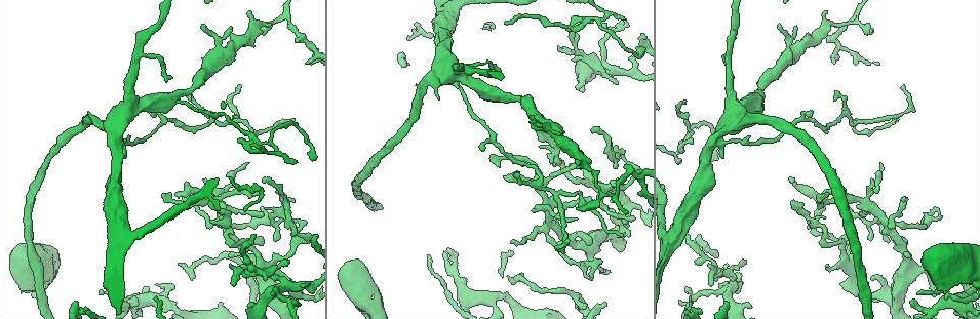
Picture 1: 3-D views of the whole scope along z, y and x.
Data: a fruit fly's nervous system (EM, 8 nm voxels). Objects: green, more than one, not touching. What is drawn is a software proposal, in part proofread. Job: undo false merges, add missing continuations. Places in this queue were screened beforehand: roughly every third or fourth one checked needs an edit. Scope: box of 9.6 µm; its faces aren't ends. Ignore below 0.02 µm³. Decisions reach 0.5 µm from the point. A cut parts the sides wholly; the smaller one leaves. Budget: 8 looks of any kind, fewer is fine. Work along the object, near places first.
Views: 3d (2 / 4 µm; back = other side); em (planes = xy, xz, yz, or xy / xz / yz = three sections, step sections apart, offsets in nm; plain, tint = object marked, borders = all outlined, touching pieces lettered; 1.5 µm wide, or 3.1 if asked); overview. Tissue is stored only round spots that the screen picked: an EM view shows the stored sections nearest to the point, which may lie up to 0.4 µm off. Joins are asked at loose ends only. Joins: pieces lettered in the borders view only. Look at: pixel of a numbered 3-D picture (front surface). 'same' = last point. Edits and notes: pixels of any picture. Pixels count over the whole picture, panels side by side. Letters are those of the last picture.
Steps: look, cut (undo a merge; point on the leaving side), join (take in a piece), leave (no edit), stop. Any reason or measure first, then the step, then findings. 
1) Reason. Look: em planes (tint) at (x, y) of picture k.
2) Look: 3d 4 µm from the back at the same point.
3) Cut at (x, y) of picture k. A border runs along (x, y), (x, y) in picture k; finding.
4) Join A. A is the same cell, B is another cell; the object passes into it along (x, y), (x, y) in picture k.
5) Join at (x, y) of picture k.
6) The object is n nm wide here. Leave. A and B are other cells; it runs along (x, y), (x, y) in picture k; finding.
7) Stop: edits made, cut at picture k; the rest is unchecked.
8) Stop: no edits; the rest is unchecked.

Free end. Look: 3d 4 µm at (294, 162) of picture 1.

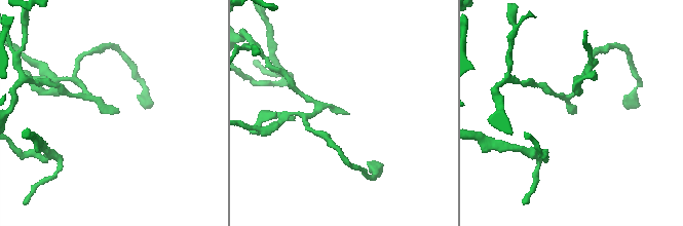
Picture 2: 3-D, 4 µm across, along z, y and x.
Shape alone is not enough. Look: em xy step 8 (tint) at (116, 113) of picture 2.

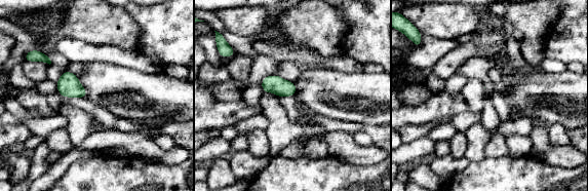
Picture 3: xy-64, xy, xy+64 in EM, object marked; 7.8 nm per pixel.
Another direction. Look: em planes (borders) at the same point.

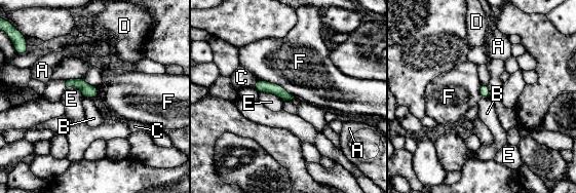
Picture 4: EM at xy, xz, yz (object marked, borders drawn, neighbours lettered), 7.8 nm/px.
The longest contact is with F, 320 nm. Leave. A, B, C, D, E and F are other cells; a border runs along (84, 98), (91, 99) in picture 4; none of them fits.

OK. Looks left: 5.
Thin end. Look: 3d 4 µm at (688, 287) of picture 1.

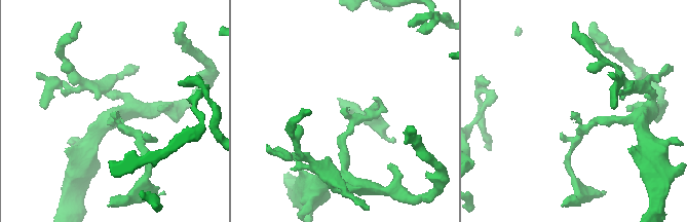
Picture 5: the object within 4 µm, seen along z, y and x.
Look: em planes (borders) at (344, 111) of picture 5.

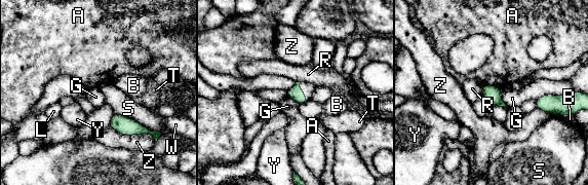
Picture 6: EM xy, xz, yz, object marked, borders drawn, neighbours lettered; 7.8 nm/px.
The longest contact is with S, 360 nm. Leave. A, B, G, L, R, S, T, W, Y and Z are other cells; a border runs along (561, 95), (543, 95), (536, 101) in picture 6; none of them fits.

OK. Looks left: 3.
Tapers out. Look: em planes (borders) at (238, 87) of picture 1.

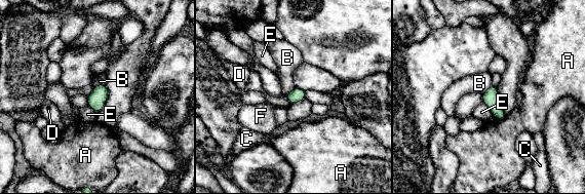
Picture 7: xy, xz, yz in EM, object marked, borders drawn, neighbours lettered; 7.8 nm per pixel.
The object is 110 nm wide here. Leave. A, B, C, D, E and F are other cells; a border runs along (295, 86), (285, 94) in picture 7; none of them fits.

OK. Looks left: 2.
Stop: no edits; the rest is unchecked.

